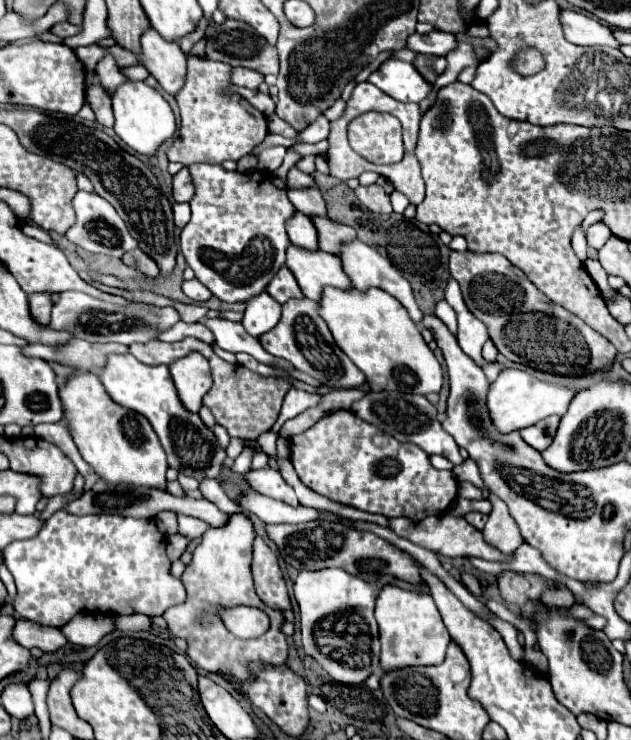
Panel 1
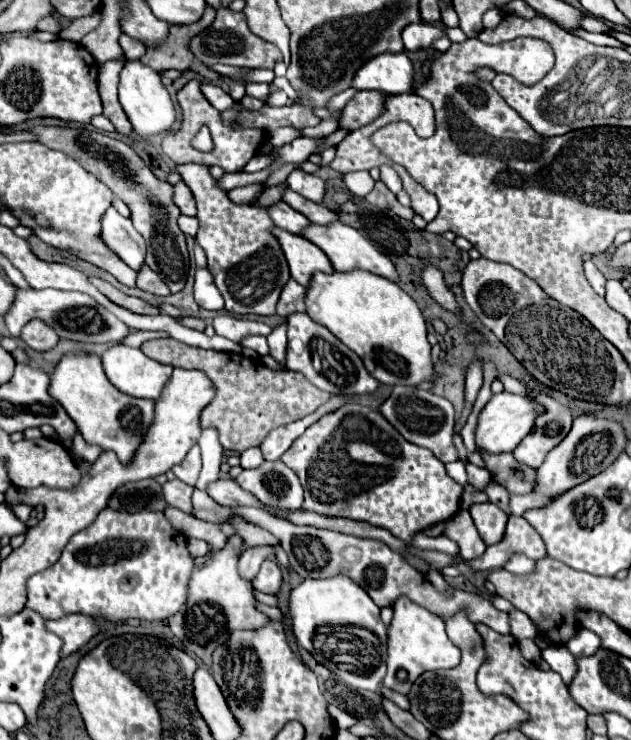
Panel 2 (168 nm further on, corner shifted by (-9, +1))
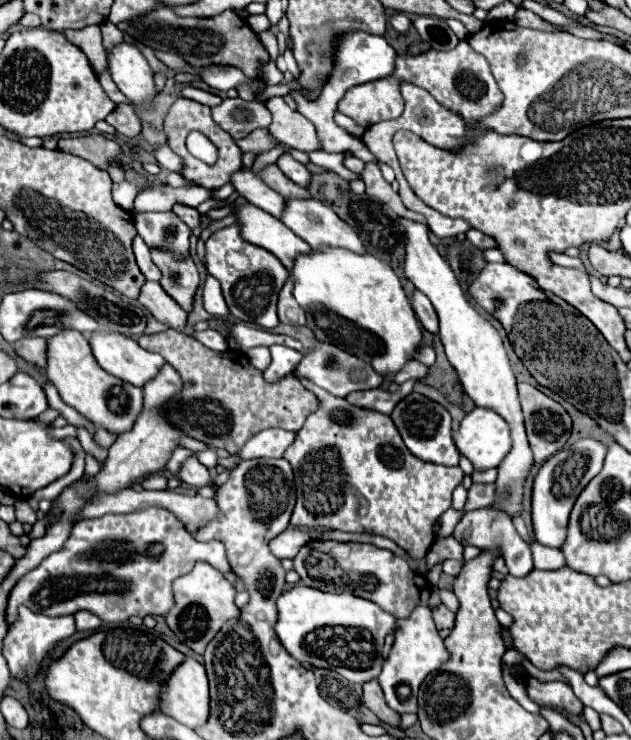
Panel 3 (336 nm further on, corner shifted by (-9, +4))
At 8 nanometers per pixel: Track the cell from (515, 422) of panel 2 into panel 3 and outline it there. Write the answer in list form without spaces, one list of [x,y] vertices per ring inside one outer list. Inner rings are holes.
[[[474,408],[464,416],[454,434],[454,444],[478,472],[498,468],[504,454],[512,448],[508,424],[494,410],[484,408]]]

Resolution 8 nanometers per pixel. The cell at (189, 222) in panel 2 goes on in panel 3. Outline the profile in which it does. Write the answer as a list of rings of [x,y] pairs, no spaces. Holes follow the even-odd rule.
[[[138,212],[134,222],[148,248],[166,248],[176,256],[176,260],[186,260],[190,256],[188,226],[184,226],[174,212]]]

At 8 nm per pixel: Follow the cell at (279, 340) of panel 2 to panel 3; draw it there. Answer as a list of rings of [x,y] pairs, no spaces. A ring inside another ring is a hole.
[[[270,346],[270,352],[272,352],[272,364],[262,372],[264,380],[270,384],[292,374],[304,356],[302,352],[296,352],[286,346]]]

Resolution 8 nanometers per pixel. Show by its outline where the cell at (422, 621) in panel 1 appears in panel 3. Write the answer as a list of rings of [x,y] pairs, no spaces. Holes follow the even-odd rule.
[[[426,606],[414,608],[410,618],[398,620],[398,630],[394,636],[394,646],[390,650],[388,660],[382,666],[378,682],[384,692],[386,704],[398,714],[416,714],[418,712],[418,688],[422,680],[436,668],[440,668],[448,660],[448,650],[444,648],[444,640],[438,636],[438,630],[432,620],[432,612]]]

